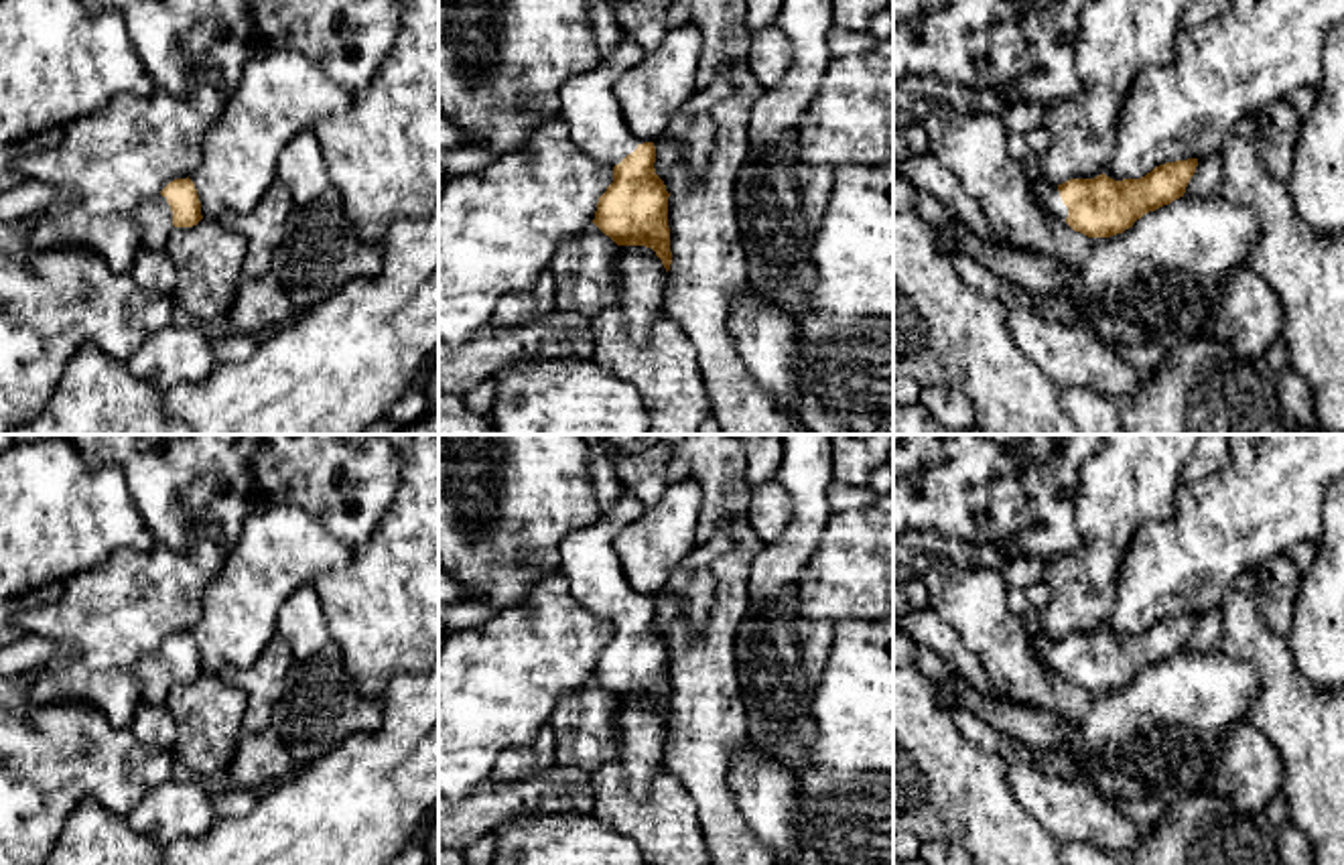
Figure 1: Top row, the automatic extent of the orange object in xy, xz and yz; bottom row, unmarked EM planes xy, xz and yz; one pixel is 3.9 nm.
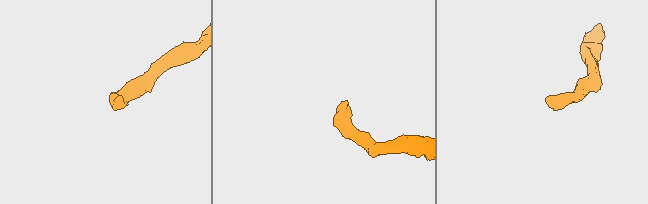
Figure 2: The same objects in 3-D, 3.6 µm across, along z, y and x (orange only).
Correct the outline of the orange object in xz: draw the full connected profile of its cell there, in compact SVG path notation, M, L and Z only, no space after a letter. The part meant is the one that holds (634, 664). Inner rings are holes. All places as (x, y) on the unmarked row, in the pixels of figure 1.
M623 485L621 497L603 508L597 520L560 540L560 573L585 609L613 623L613 638L599 652L593 678L617 701L652 703L668 727L670 648L654 623L656 601L635 595L613 548L615 536L642 512L637 495Z

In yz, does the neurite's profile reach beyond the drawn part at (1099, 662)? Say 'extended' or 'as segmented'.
extended

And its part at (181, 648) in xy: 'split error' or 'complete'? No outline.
split error

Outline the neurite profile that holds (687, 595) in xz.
M721 522L707 542L696 546L672 569L654 597L656 629L664 636L676 621L688 621L698 634L711 615L717 589L711 564L731 550L729 524Z

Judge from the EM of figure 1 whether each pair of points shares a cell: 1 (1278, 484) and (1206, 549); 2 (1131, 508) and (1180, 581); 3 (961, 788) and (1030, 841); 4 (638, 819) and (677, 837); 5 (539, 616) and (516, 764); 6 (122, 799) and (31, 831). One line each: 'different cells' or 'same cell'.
1: same cell
2: different cells
3: same cell
4: same cell
5: different cells
6: same cell

